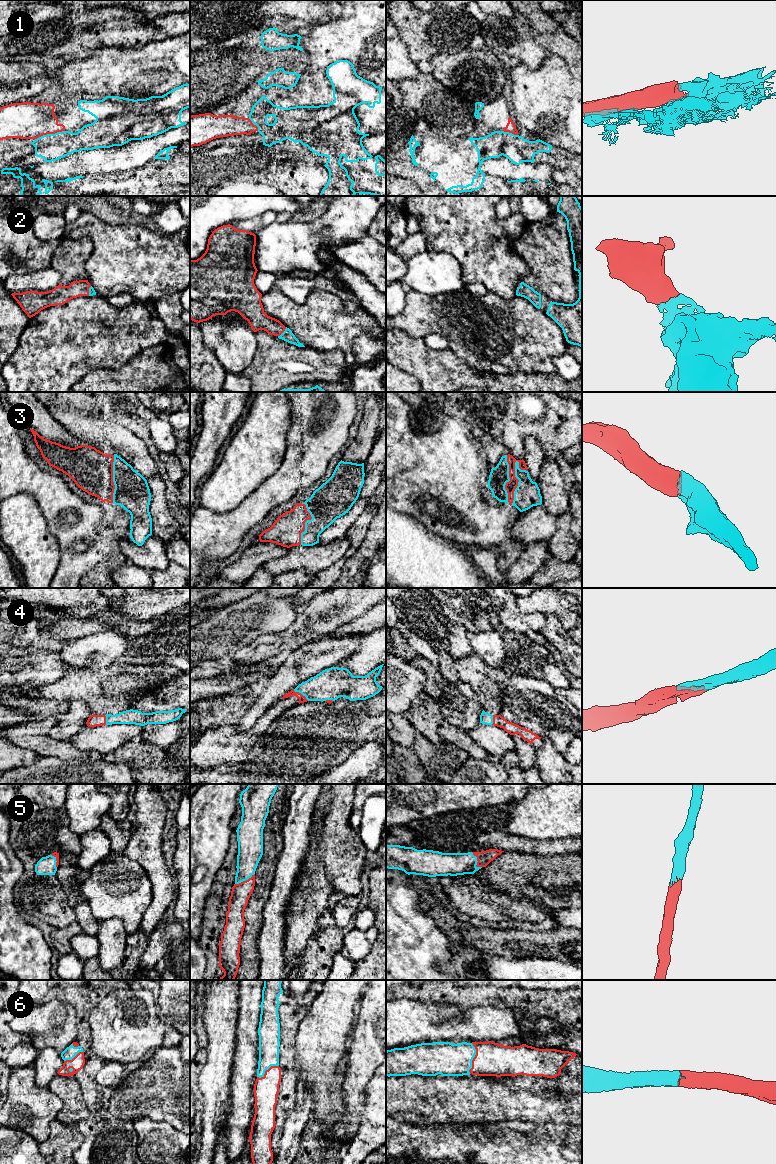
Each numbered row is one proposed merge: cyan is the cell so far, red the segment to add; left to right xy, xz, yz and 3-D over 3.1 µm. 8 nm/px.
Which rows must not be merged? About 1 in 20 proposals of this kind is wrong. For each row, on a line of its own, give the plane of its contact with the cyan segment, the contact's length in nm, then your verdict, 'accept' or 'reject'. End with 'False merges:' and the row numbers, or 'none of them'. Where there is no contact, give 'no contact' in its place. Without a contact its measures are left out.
1: xy | 260 nm | accept
2: xz | 100 nm | accept
3: yz | 400 nm | accept
4: xz | 160 nm | accept
5: yz | 150 nm | accept
6: yz | 240 nm | accept
False merges: none of them

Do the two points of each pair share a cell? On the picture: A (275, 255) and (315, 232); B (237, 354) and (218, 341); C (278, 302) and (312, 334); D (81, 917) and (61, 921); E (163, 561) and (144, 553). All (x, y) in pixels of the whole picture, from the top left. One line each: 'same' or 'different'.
A: same
B: same
C: same
D: different
E: same

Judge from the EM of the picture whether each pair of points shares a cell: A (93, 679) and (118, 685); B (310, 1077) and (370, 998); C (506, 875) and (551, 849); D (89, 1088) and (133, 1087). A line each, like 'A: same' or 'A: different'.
A: same
B: different
C: different
D: different

